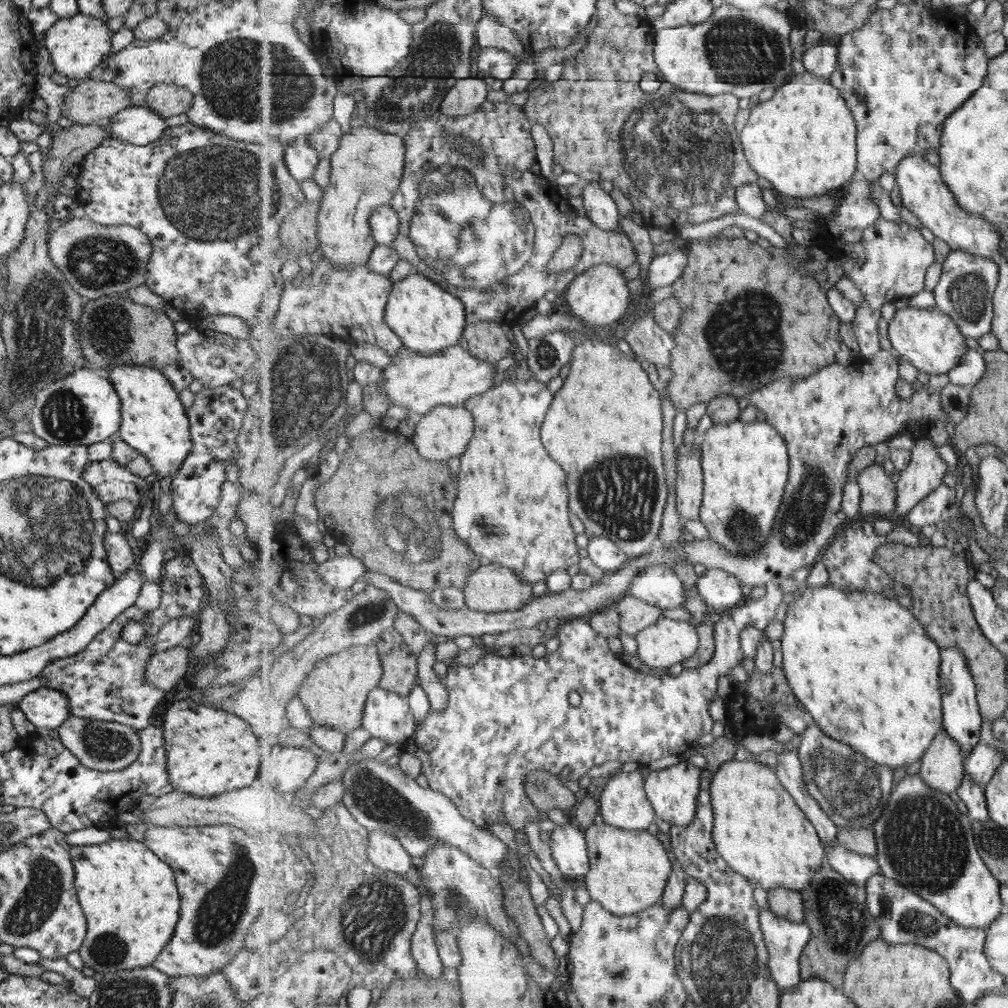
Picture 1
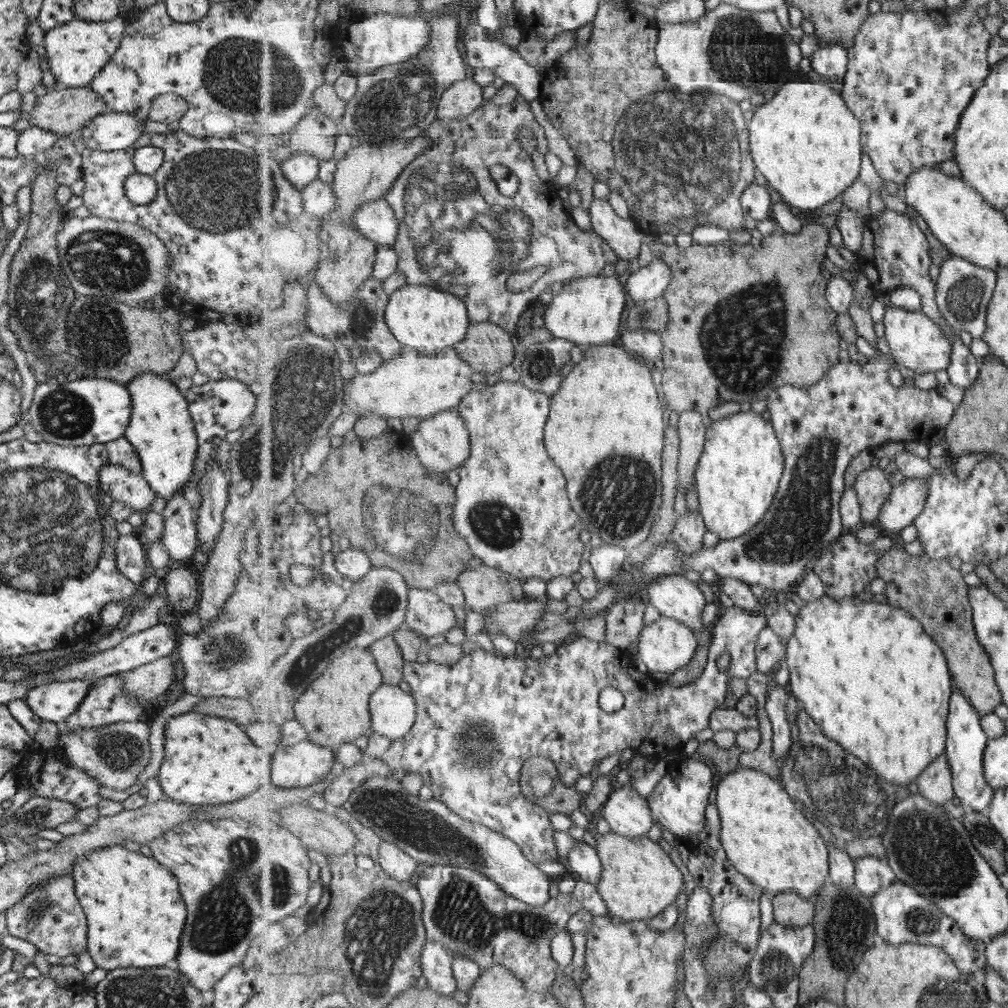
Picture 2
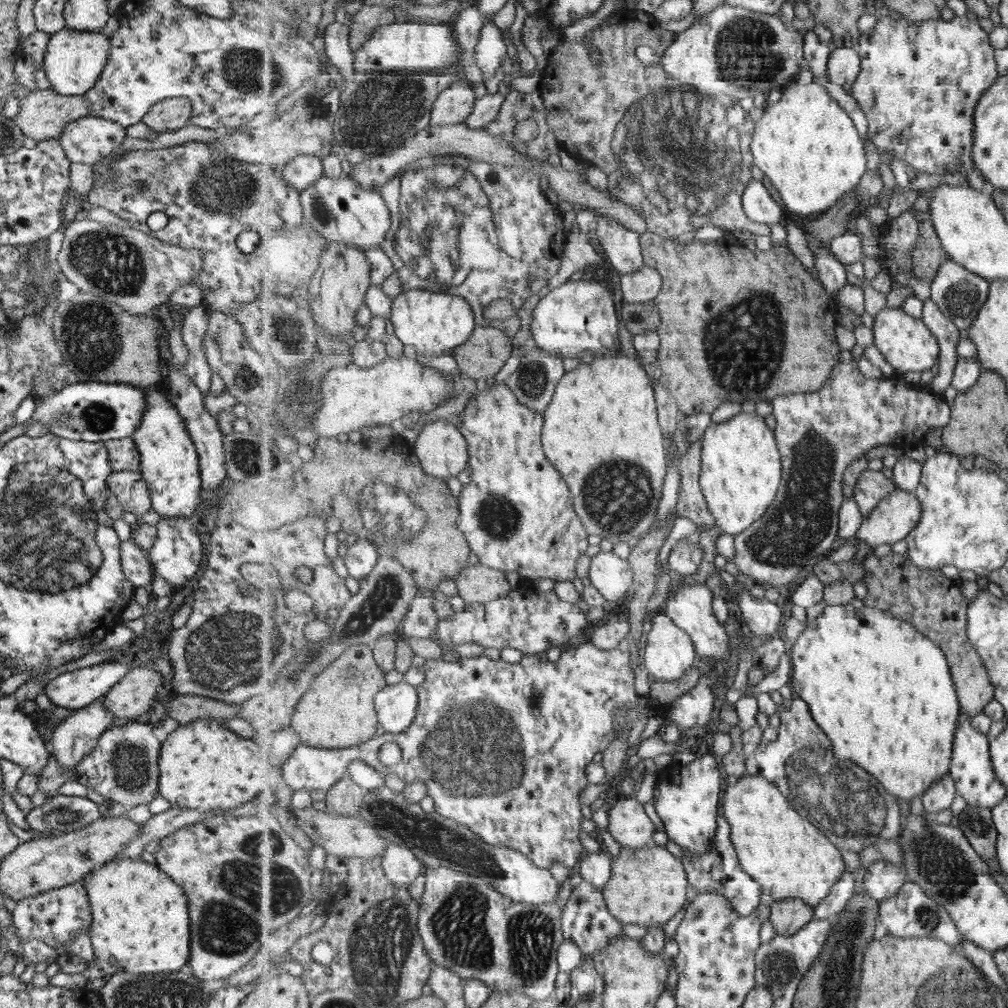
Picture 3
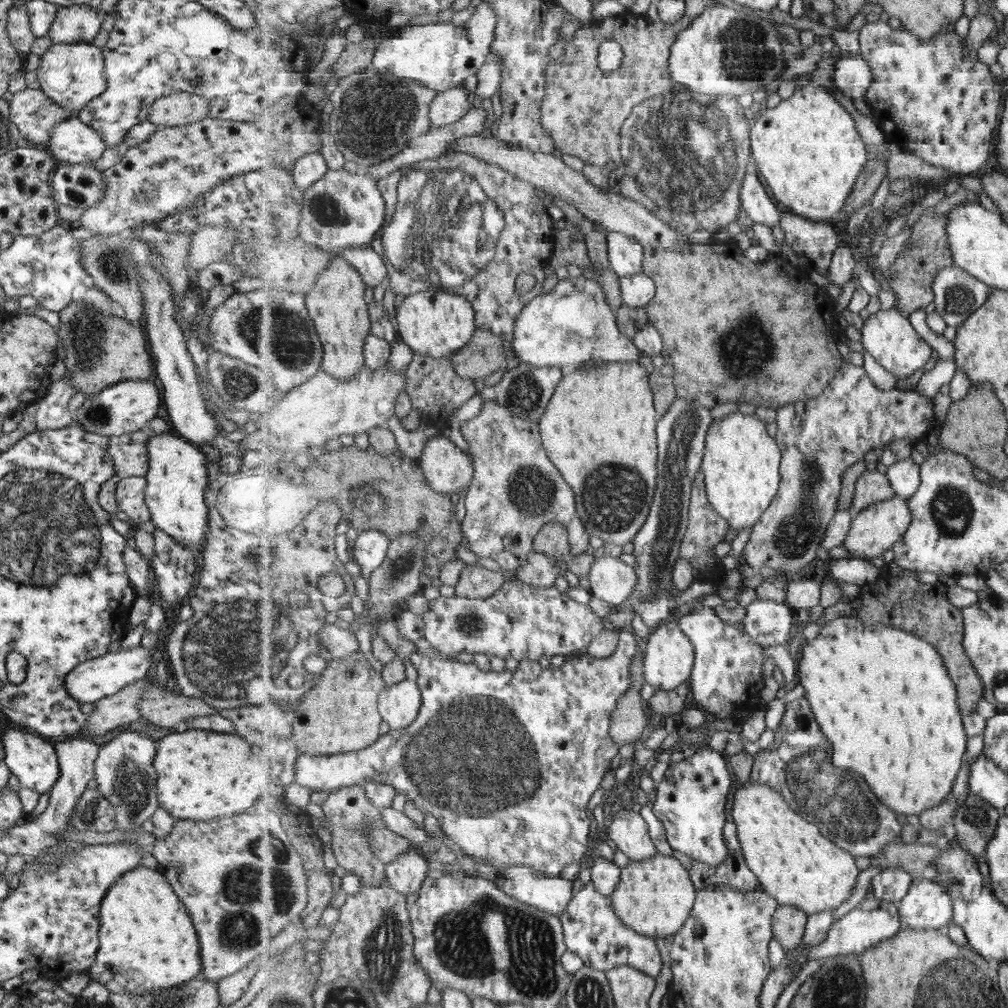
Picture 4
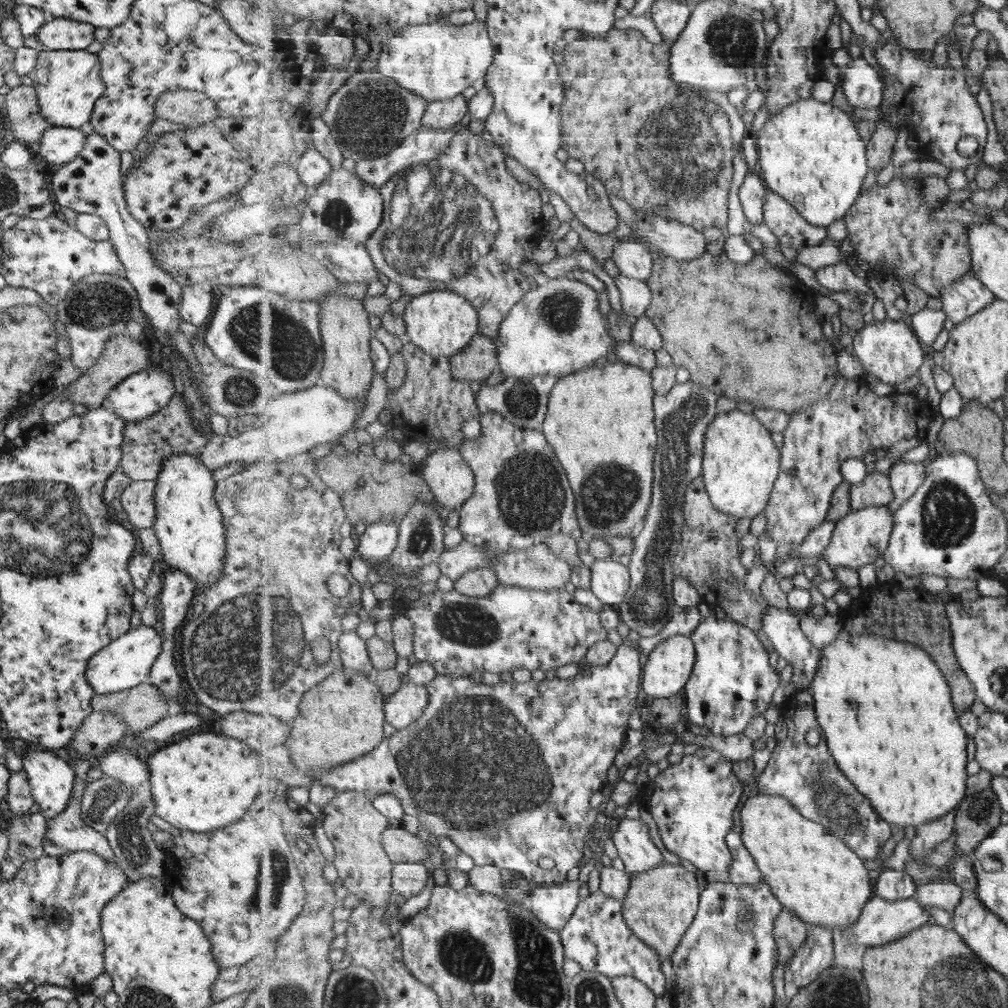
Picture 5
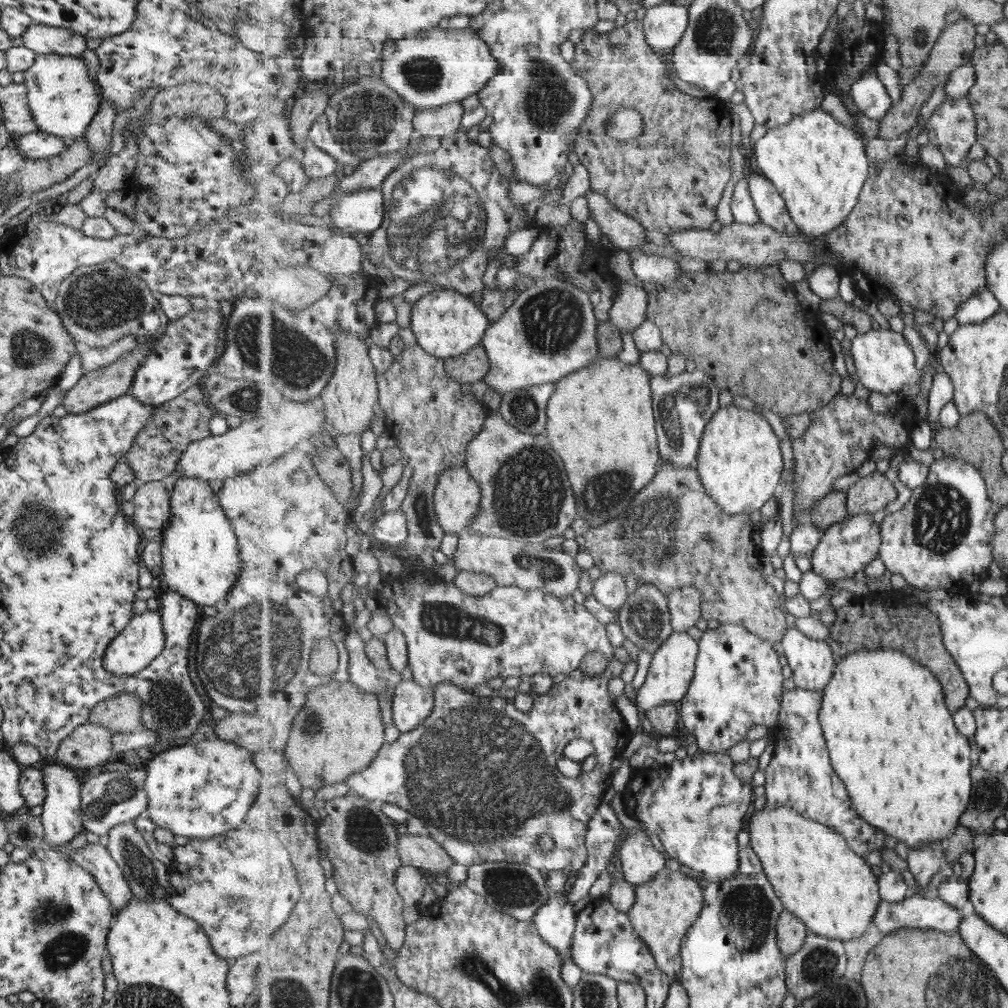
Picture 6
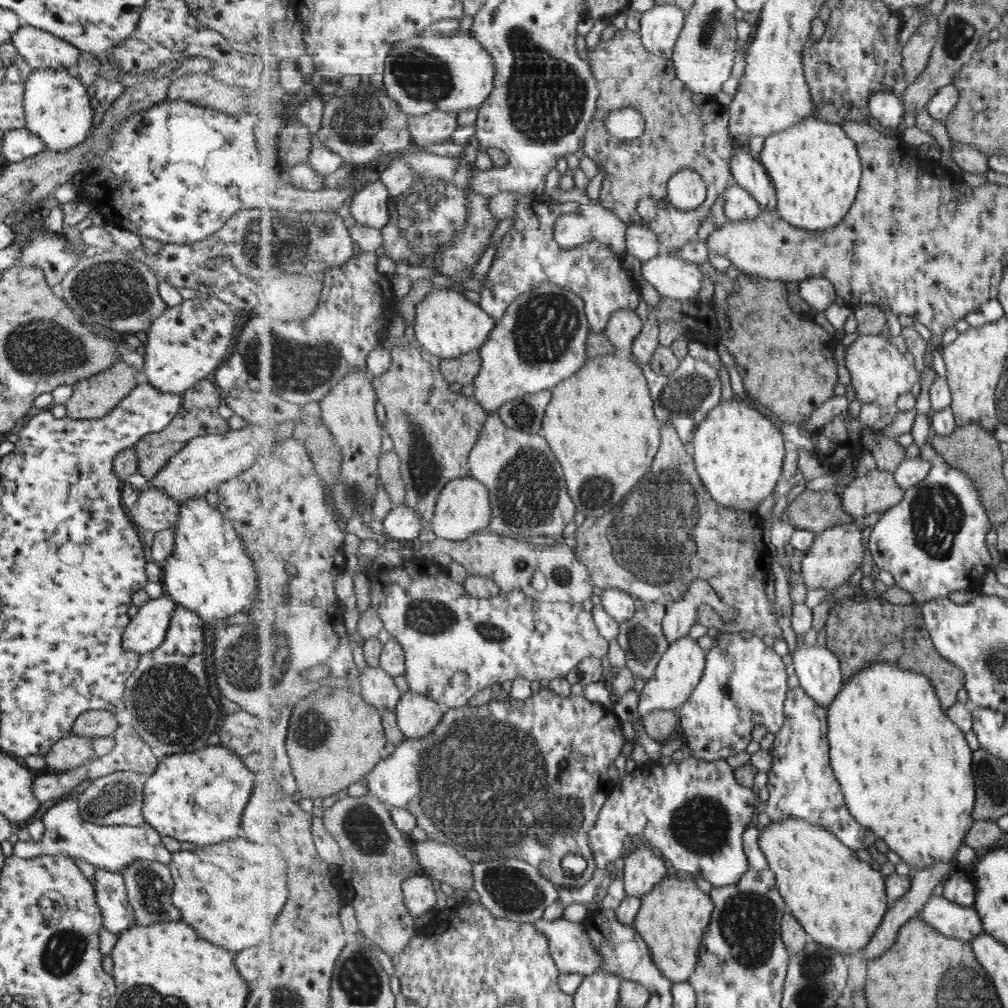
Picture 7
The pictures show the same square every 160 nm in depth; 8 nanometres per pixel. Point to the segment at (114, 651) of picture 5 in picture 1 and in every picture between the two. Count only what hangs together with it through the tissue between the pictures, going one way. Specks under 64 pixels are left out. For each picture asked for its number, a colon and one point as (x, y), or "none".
1: (45, 708)
2: (55, 702)
3: (73, 690)
4: (99, 677)

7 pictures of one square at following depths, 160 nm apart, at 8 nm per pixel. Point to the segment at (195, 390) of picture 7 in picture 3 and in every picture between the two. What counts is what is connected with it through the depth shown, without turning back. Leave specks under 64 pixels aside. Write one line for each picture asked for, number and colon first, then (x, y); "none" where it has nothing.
3: (122, 455)
4: (127, 451)
5: (145, 444)
6: (158, 444)

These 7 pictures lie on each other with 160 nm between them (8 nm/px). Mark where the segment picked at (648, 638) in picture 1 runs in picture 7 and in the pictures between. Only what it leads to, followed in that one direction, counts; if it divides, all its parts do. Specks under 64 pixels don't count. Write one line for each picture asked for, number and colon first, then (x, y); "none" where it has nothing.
2: (666, 645)
3: (669, 653)
4: (670, 656)
5: (667, 671)
6: (673, 668)
7: (678, 674)

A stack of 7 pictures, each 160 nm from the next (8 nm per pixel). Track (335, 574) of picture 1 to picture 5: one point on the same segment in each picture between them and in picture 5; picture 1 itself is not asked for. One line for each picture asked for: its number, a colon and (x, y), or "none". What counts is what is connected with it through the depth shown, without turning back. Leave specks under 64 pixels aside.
2: (354, 563)
3: (361, 558)
4: (370, 550)
5: (380, 539)

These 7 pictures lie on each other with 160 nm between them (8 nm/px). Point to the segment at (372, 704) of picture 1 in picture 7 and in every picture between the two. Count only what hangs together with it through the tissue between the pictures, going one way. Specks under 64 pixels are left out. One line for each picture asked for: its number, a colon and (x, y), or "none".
2: (394, 711)
3: (397, 704)
4: (400, 704)
5: (409, 704)
6: (413, 704)
7: (417, 715)

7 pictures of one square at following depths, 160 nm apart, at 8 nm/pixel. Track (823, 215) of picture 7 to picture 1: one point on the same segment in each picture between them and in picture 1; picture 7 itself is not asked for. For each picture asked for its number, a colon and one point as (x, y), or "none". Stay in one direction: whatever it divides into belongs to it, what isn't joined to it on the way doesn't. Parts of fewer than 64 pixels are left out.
1: (804, 140)
2: (806, 142)
3: (808, 147)
4: (808, 149)
5: (811, 154)
6: (819, 165)

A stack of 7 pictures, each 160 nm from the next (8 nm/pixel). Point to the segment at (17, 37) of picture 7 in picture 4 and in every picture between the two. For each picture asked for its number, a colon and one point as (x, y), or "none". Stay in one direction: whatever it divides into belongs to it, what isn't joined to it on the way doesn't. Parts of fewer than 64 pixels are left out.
4: (73, 24)
5: (59, 33)
6: (41, 39)

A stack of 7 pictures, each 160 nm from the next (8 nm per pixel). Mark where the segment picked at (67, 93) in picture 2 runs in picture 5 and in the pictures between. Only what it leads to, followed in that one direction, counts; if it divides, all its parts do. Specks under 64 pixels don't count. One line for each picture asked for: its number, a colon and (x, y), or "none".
3: (42, 114)
4: (32, 115)
5: (25, 123)

